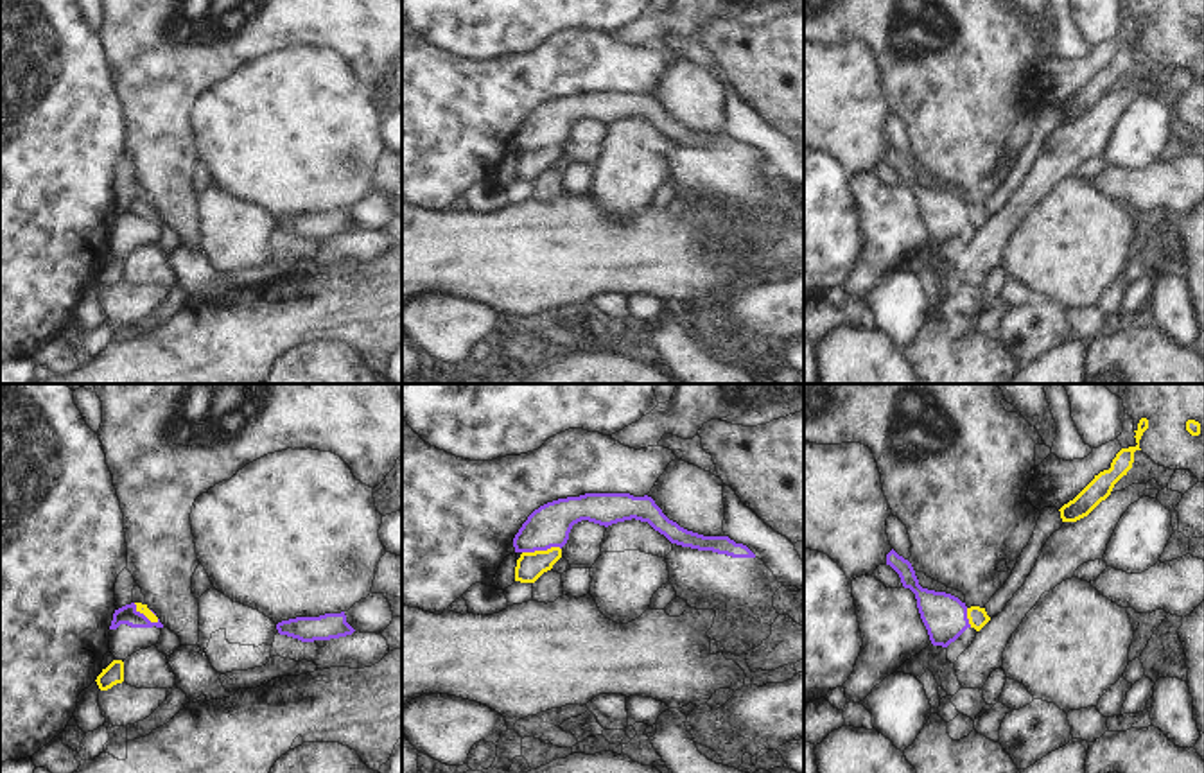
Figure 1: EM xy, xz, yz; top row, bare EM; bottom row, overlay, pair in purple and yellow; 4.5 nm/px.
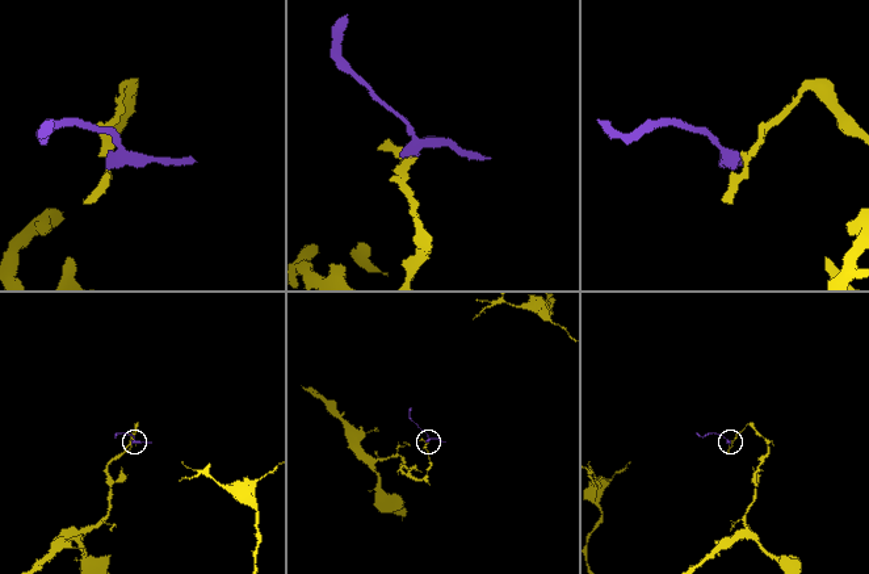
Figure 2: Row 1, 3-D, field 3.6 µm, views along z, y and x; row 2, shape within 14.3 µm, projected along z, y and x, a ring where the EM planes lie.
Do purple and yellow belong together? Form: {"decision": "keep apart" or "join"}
{"decision": "keep apart"}

